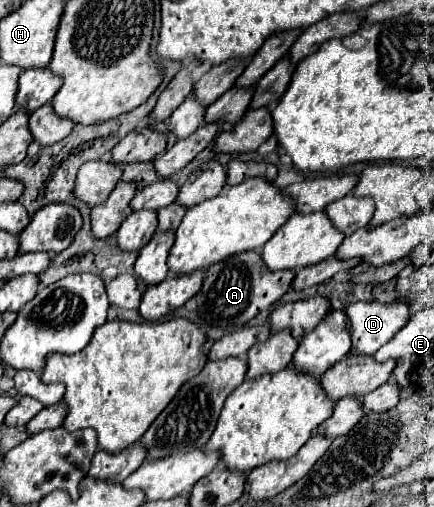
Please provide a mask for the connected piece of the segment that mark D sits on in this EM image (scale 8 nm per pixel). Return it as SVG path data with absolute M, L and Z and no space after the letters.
M357 301L345 311L351 321L351 351L365 355L373 355L409 321L409 305L401 301Z

